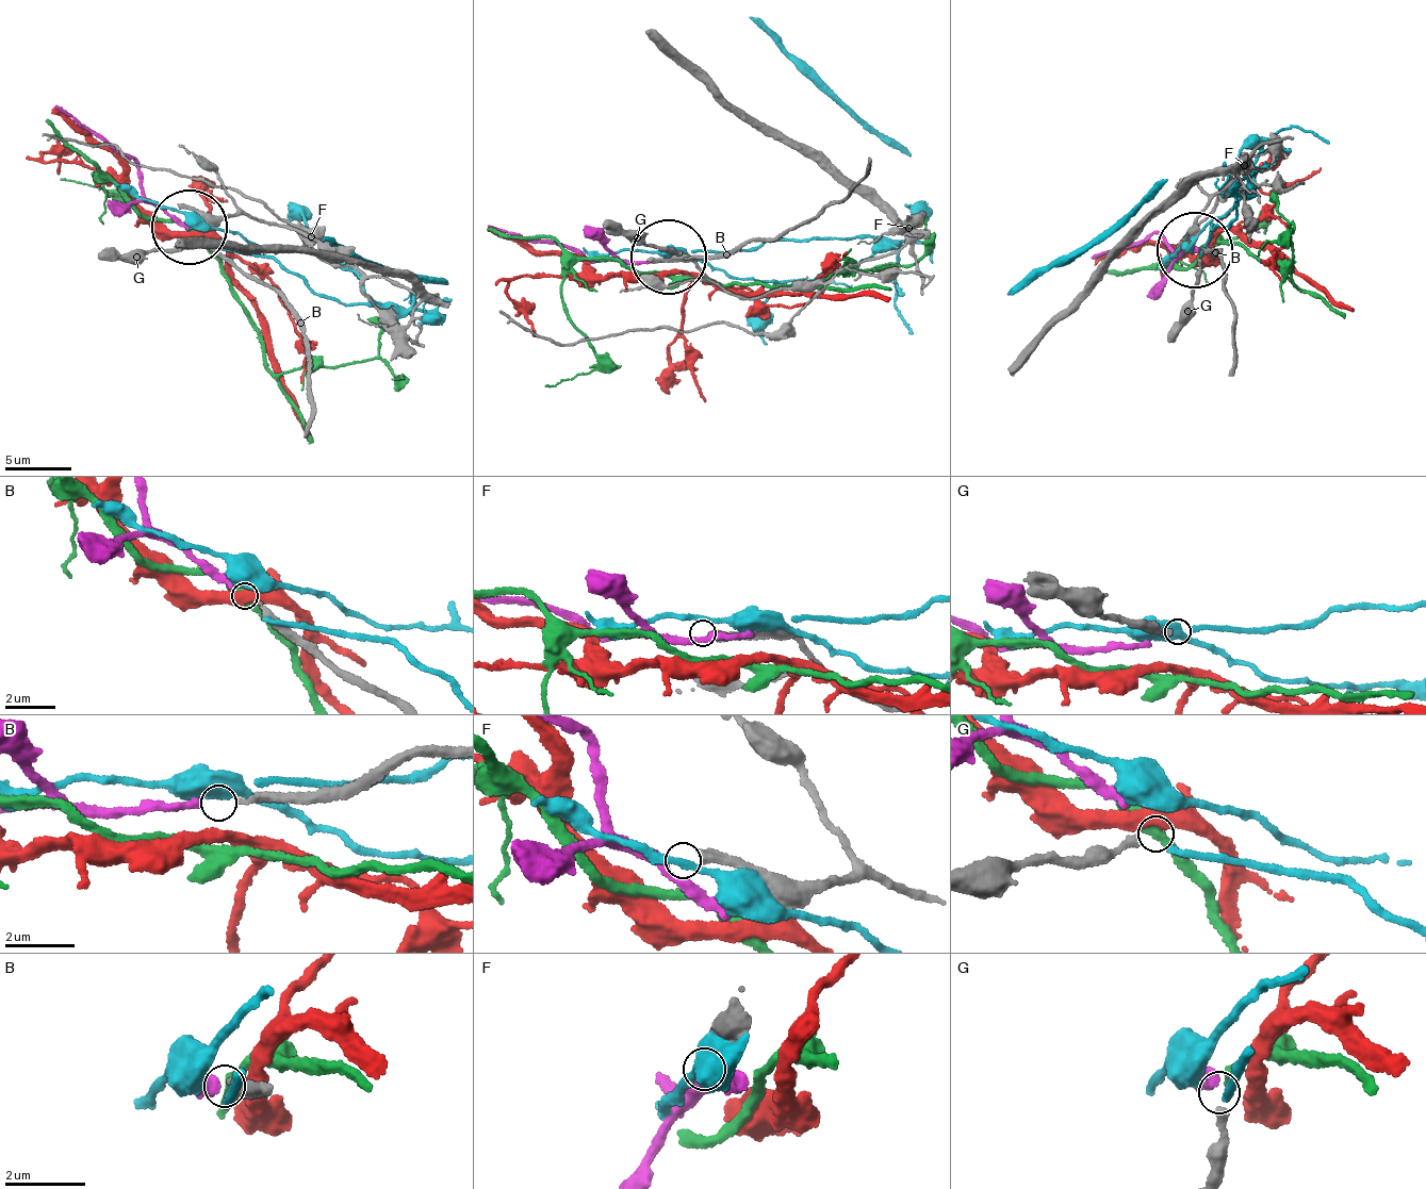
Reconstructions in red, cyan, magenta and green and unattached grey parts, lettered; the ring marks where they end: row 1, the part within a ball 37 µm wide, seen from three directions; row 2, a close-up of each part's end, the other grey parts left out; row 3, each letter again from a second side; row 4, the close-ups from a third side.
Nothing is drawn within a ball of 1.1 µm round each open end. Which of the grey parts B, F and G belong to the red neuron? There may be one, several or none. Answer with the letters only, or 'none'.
none

